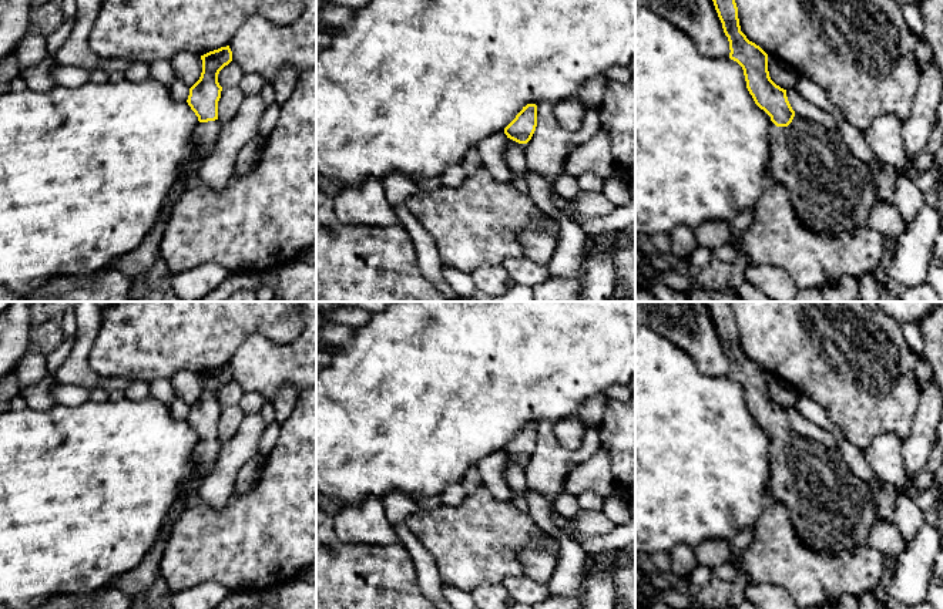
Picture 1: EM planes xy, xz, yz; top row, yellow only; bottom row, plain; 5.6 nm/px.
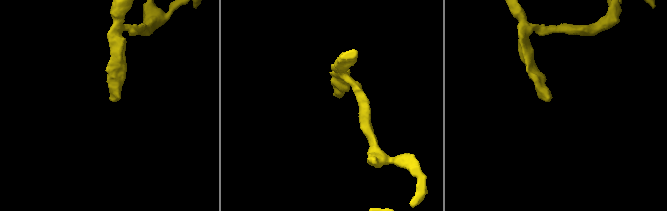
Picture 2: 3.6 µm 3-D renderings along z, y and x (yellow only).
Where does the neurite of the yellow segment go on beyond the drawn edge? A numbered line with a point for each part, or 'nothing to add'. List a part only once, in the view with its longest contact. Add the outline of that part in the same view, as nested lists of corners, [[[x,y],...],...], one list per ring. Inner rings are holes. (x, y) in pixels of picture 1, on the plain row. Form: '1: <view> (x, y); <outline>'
1: yz (831, 508); [[[795,433],[788,445],[769,444],[772,499],[786,507],[798,538],[813,551],[838,552],[866,546],[873,524],[879,519],[868,482],[816,440]]]

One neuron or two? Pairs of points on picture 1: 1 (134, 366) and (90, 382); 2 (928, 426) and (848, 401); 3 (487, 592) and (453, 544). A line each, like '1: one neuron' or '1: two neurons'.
1: two neurons
2: two neurons
3: two neurons

